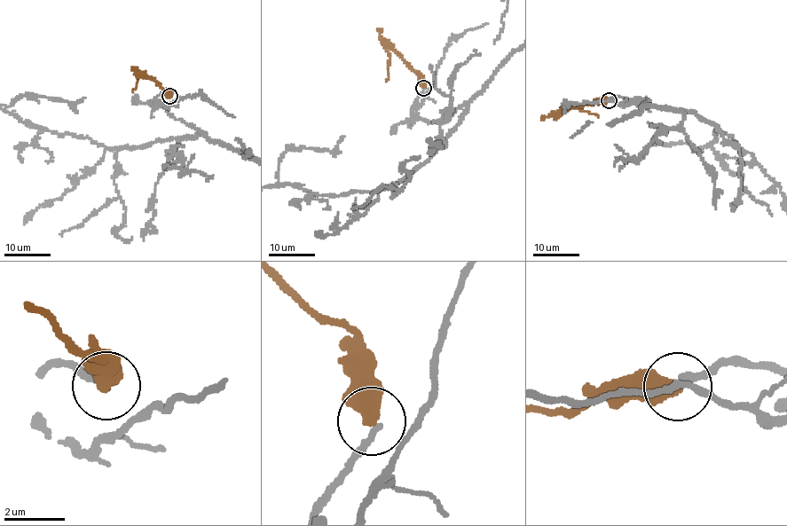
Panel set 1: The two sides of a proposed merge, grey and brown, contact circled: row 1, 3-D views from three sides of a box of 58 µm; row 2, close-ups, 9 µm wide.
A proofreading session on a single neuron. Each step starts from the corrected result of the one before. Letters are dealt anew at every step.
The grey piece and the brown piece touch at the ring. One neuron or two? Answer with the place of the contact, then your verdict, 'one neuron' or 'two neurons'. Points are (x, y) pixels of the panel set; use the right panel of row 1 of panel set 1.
place (609, 100); two neurons

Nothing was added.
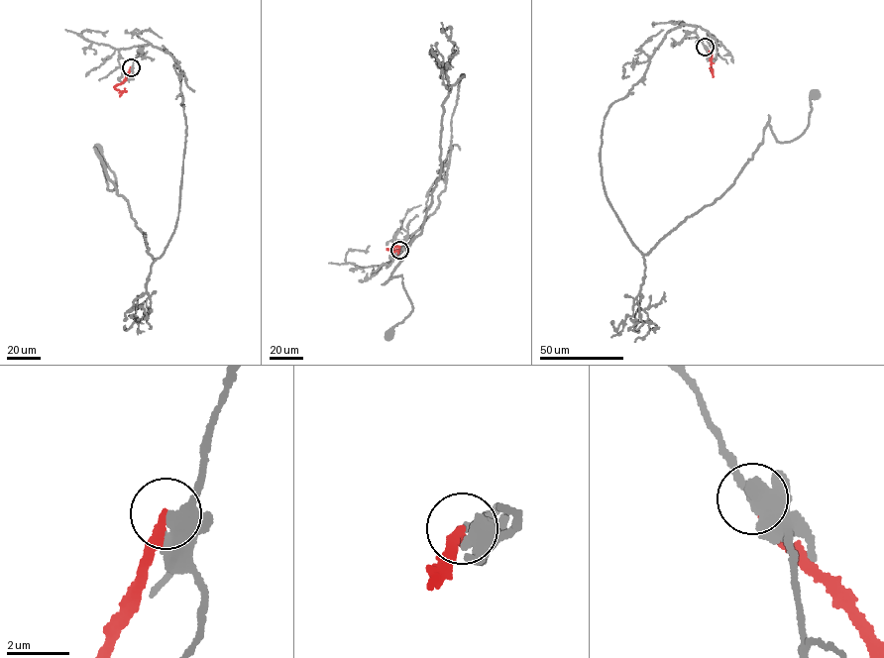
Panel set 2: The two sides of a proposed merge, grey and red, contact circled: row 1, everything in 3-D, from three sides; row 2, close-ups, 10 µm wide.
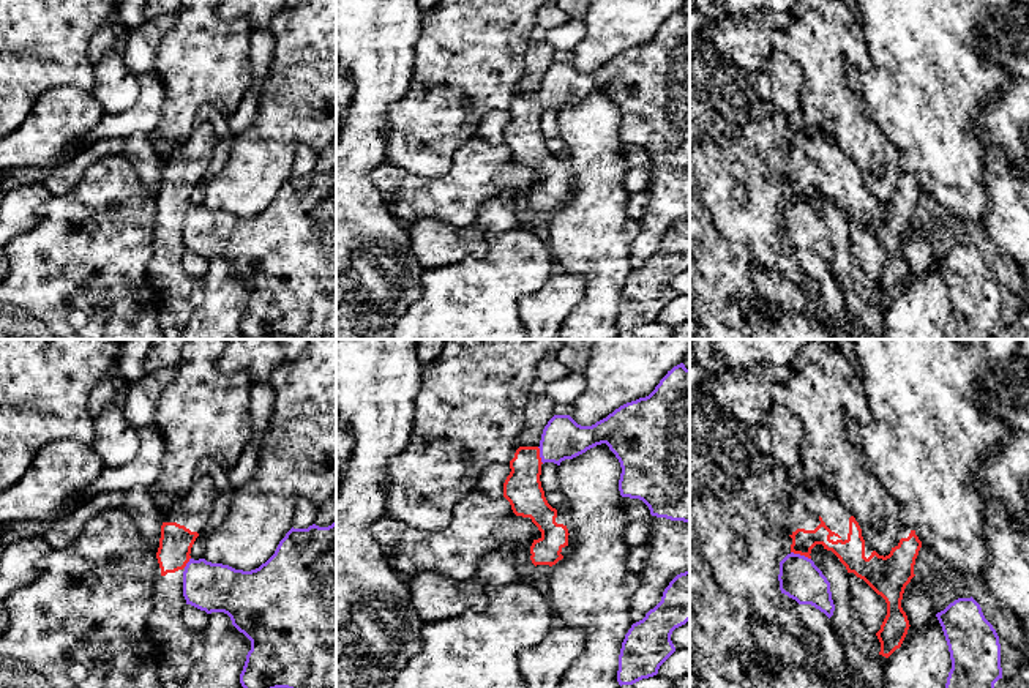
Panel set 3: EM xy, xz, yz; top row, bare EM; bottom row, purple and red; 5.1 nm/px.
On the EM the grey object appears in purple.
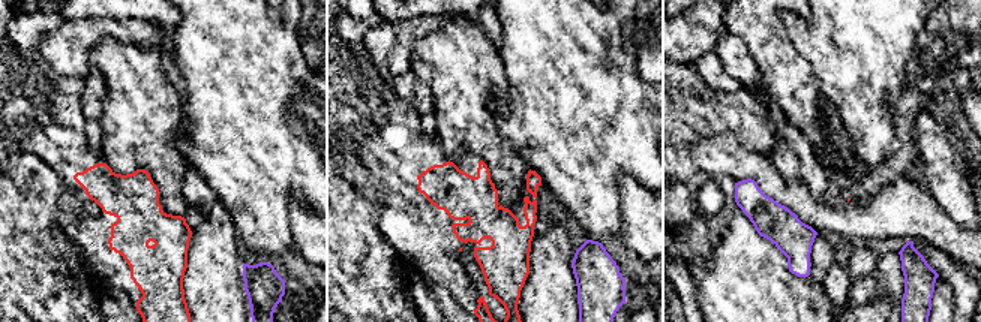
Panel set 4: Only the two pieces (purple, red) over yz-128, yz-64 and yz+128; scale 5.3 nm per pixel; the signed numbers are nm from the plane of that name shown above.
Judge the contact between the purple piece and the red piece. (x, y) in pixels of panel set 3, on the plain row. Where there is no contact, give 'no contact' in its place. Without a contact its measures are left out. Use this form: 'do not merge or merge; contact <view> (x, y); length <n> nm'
do not merge; contact yz (800, 202); length 110 nm

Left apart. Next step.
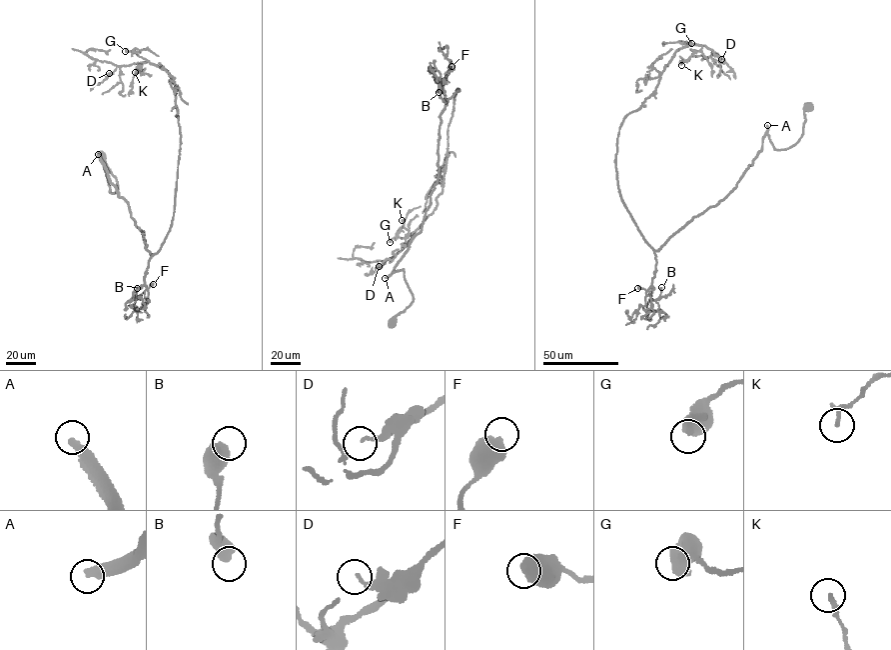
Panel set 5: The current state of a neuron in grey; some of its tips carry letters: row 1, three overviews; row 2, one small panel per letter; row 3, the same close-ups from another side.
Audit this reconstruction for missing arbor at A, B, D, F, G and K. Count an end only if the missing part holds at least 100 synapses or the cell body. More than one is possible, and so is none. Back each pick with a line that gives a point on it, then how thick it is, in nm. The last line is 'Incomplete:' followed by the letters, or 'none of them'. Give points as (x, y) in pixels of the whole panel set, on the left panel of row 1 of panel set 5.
A: Place: (98, 154). Thickness 360 nm
Incomplete: A

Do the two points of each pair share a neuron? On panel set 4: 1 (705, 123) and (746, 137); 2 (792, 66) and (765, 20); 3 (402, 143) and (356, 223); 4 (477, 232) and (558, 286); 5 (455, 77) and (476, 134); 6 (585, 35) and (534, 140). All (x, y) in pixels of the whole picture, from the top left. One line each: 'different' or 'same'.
1: same
2: same
3: different
4: different
5: same
6: same

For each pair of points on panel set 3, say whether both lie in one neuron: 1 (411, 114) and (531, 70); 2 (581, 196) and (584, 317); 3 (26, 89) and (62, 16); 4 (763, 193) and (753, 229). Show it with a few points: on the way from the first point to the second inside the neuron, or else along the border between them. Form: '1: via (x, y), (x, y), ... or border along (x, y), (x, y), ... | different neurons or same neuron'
1: border along (531, 38), (526, 48), (518, 92) | different neurons
2: via (592, 226), (595, 287) | same neuron
3: via (26, 71), (26, 52), (44, 33) | same neuron
4: via (755, 202), (752, 205), (752, 220) | same neuron

